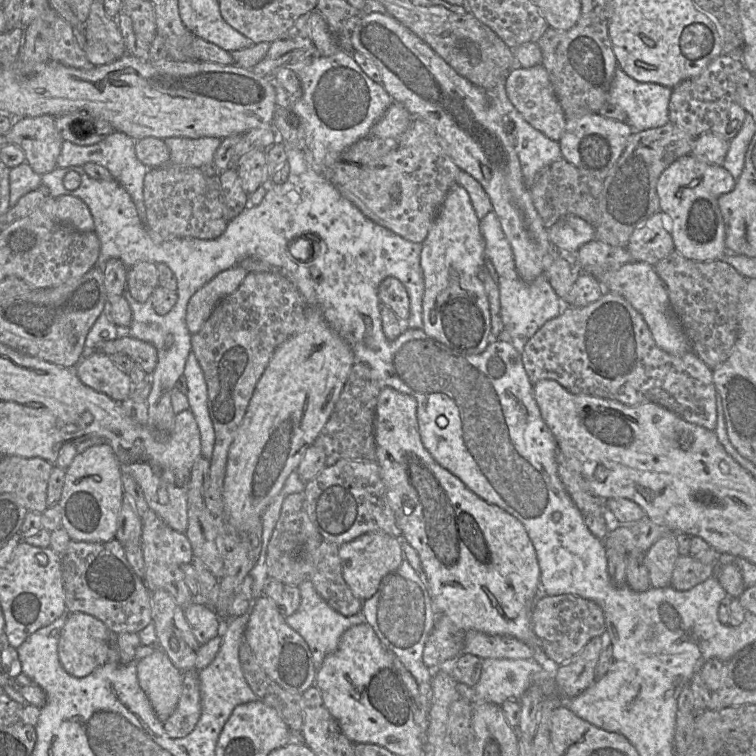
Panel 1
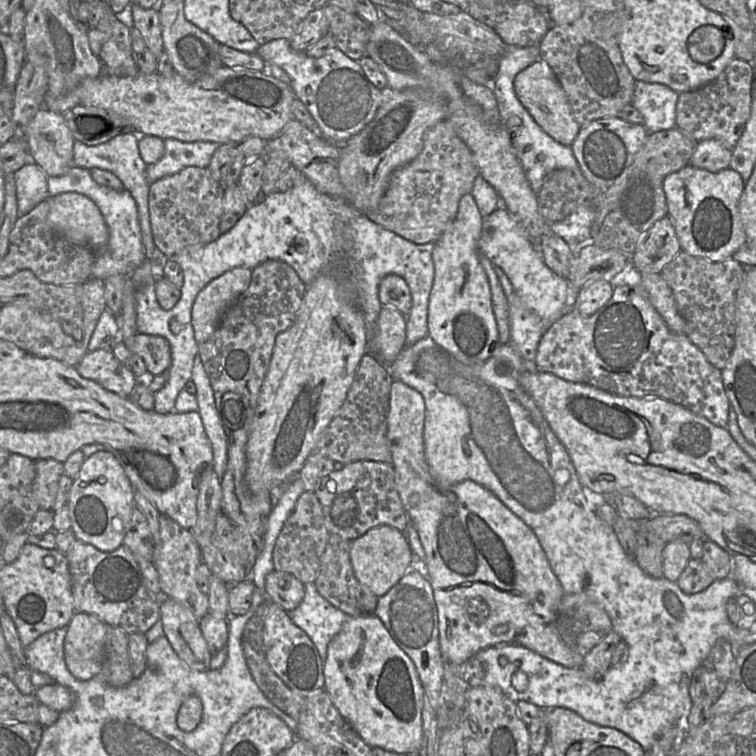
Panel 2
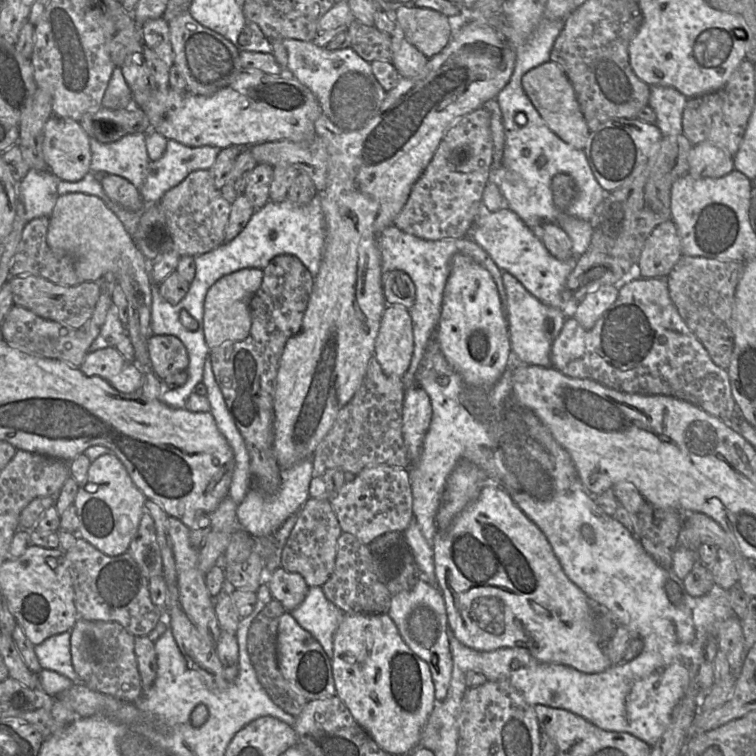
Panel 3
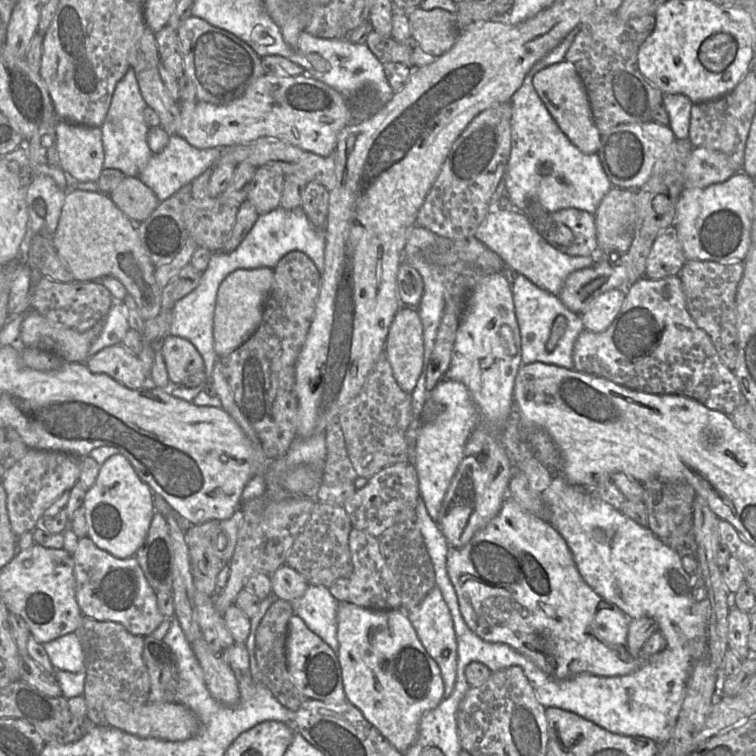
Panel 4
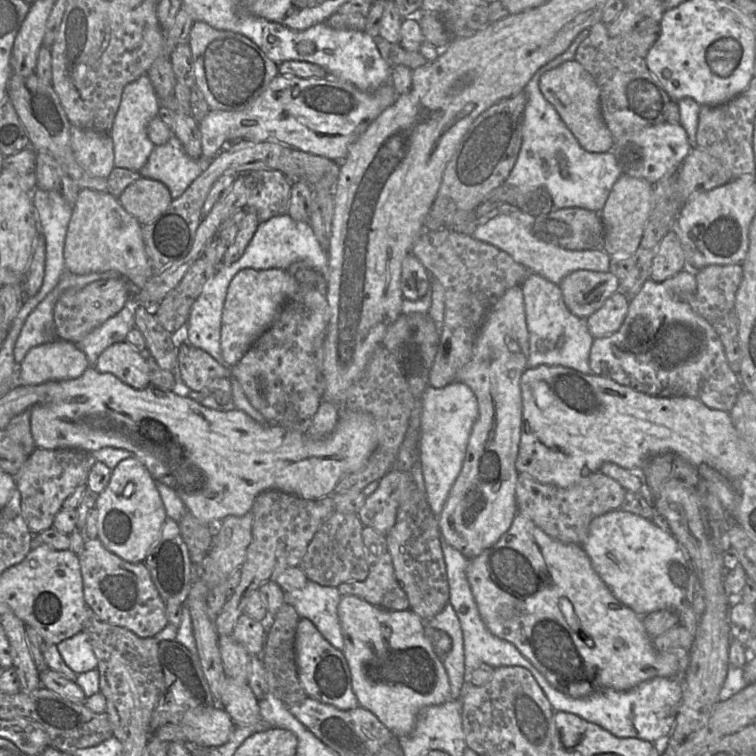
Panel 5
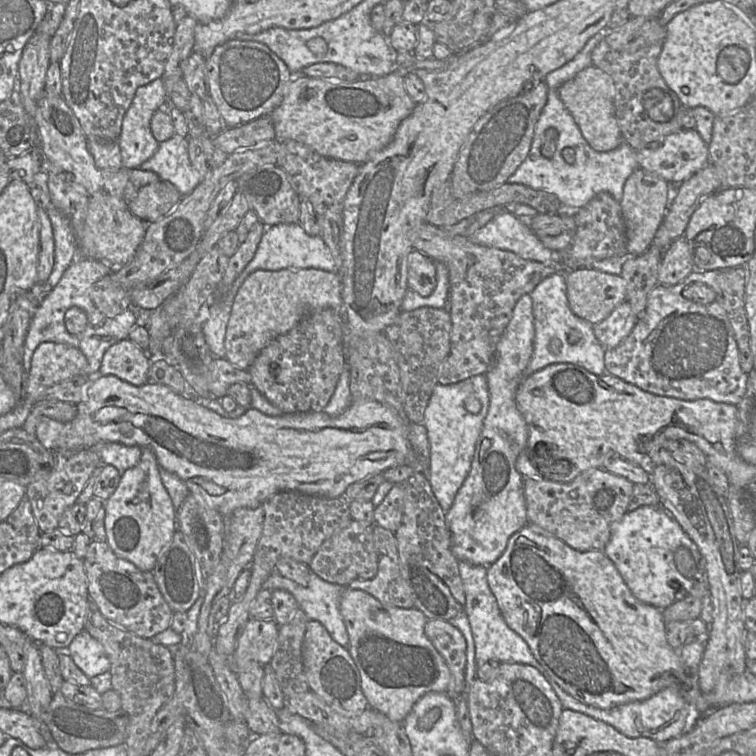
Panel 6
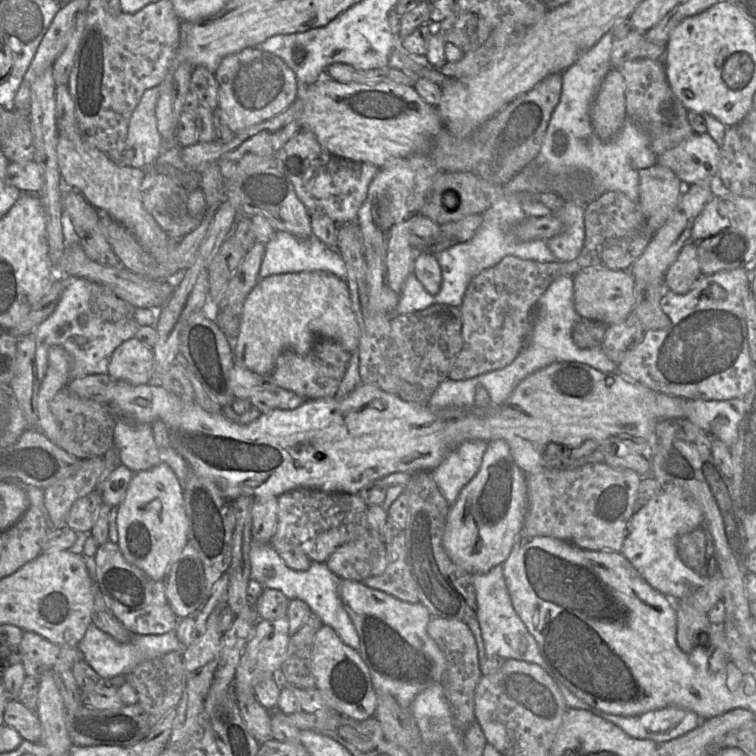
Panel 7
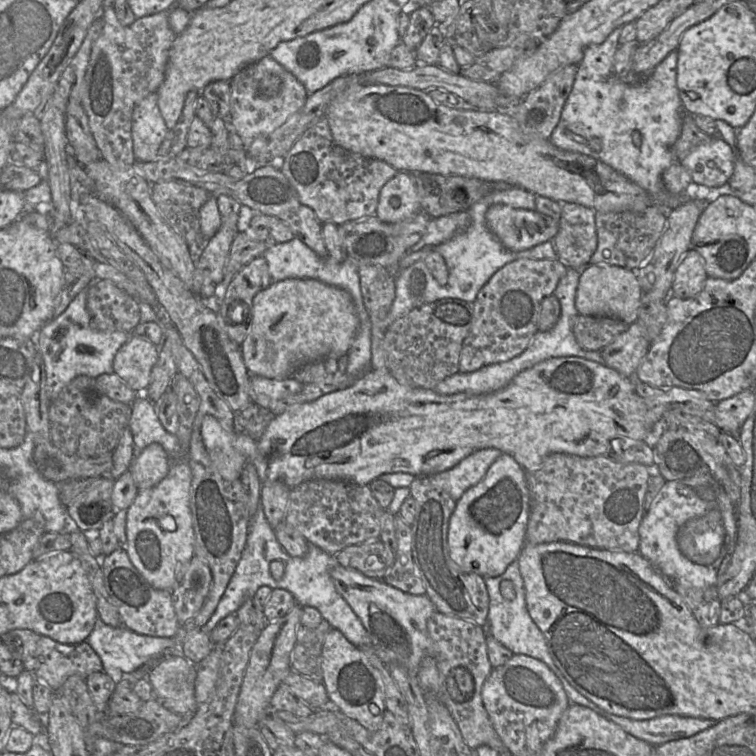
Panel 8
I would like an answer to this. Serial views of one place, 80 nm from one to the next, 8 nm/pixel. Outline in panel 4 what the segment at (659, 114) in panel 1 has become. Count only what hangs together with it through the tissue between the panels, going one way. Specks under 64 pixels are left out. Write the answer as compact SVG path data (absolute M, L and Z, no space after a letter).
M666 93L663 96L662 106L669 117L668 125L677 139L688 139L693 104L690 98L680 93Z

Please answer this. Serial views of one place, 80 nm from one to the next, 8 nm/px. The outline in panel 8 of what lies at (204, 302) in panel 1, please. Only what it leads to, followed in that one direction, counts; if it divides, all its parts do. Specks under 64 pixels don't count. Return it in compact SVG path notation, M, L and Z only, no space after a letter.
M313 278L274 281L253 298L248 333L240 346L252 375L287 378L305 364L348 353L359 327L350 294Z

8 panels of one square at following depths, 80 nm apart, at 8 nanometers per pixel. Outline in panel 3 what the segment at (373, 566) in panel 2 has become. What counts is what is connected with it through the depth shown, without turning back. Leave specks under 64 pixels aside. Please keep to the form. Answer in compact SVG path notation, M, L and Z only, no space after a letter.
M388 532L369 547L378 560L382 581L392 595L411 589L422 578L403 532Z

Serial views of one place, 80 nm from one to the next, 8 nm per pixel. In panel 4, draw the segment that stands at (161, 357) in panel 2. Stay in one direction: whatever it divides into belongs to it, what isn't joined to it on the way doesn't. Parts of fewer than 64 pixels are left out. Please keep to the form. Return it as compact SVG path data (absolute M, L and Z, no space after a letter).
M169 335L161 340L159 348L171 383L183 385L191 375L205 371L201 354L186 339Z

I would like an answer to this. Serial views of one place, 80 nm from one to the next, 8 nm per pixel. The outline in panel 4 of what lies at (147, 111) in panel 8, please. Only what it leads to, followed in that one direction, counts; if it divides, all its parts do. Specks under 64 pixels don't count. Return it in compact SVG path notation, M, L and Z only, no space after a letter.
M130 68L115 87L109 111L101 127L105 169L120 170L128 177L138 177L141 174L152 155L147 143L149 127L143 116L147 107L139 89L136 72Z

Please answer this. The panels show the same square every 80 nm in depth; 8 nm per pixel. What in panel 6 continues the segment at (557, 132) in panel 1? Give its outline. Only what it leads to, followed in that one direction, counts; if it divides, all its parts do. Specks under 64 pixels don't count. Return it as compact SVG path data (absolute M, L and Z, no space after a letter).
M588 66L563 83L558 89L558 95L594 150L607 152L622 143L622 134L615 116L615 85L609 74L594 66Z

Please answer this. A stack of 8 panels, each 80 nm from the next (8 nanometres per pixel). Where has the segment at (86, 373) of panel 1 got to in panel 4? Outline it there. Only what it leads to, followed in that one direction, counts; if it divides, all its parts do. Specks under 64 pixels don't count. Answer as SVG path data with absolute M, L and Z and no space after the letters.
M121 343L100 350L85 363L92 373L107 374L129 389L146 386L147 377L138 355Z

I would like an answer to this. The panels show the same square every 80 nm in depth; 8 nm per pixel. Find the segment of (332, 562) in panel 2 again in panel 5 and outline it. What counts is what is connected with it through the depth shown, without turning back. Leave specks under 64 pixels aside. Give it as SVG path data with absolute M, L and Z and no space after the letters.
M364 527L362 531L365 560L369 567L369 574L363 581L349 581L337 586L341 596L354 595L368 603L387 610L409 609L409 600L401 588L394 572L393 562L388 550L386 536L373 528Z

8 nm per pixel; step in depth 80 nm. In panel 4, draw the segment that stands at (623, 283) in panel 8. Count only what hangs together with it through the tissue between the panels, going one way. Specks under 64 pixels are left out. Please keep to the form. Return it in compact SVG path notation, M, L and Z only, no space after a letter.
M596 259L593 266L571 273L559 293L562 304L571 312L581 315L601 294L621 287L625 272L612 268L602 259Z

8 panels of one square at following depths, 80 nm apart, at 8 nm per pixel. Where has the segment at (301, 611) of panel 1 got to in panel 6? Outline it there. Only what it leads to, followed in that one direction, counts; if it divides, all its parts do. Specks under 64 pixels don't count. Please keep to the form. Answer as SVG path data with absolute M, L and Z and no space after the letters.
M276 568L263 583L264 589L282 589L292 594L311 620L323 624L338 644L348 648L349 636L340 612L343 587L323 580L311 570L307 583L299 584L282 576Z

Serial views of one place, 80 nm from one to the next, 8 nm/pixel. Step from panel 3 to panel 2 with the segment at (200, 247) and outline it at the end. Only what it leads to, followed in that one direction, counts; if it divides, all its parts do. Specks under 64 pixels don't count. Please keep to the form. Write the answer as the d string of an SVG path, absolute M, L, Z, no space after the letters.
M187 167L149 185L153 241L165 257L173 257L186 247L207 244L221 236L224 189L225 185L215 181L207 167Z

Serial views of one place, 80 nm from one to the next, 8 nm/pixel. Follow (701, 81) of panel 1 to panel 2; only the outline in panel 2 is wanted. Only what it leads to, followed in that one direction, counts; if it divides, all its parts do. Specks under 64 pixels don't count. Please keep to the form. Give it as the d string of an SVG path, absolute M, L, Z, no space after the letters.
M733 59L714 81L698 89L679 93L676 126L695 142L714 139L732 151L750 116L753 81L753 65L747 61Z

